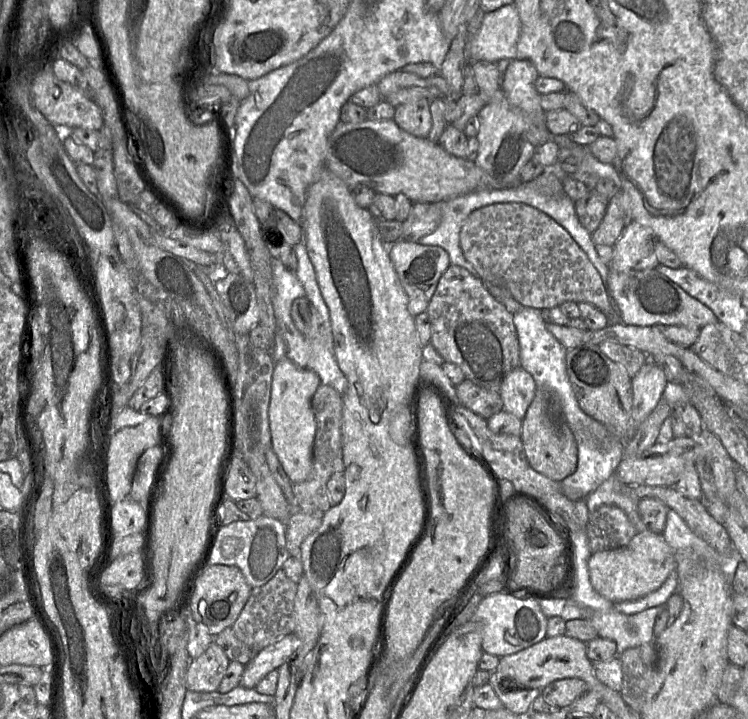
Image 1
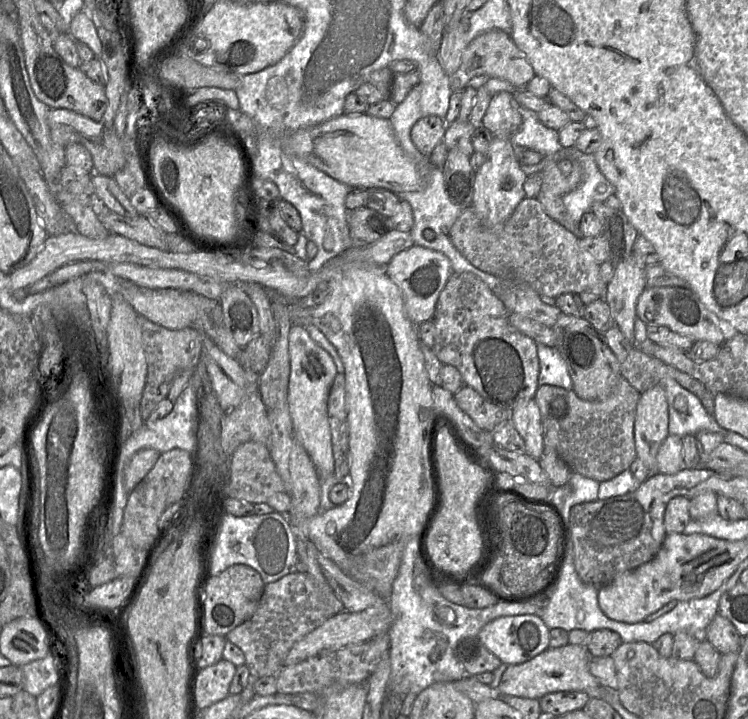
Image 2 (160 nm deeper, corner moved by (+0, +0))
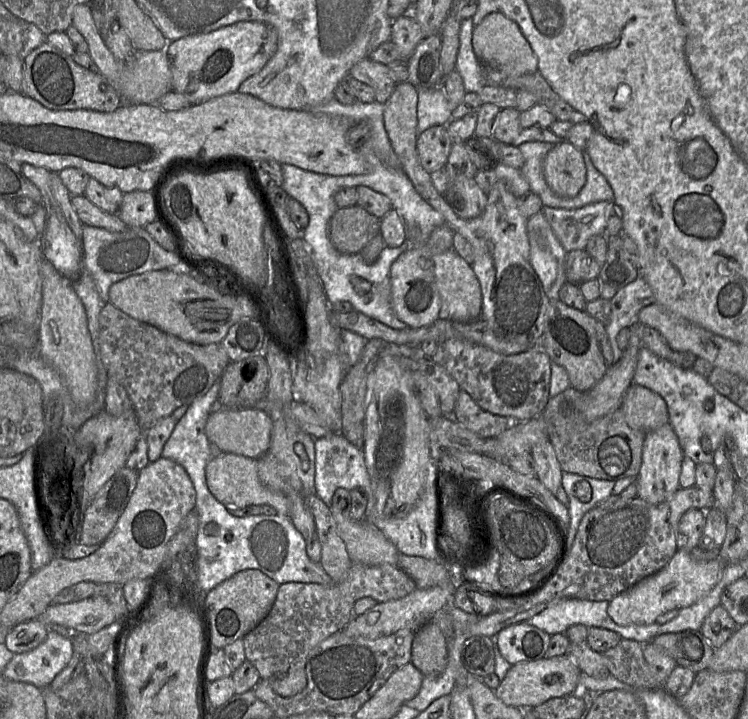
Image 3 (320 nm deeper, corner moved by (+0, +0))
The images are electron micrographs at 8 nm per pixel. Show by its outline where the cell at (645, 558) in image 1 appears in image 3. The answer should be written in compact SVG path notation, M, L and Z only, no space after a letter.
M678 548L663 569L610 600L607 613L620 626L652 624L660 615L691 606L705 597L719 582L726 565L720 558L695 559L691 550Z

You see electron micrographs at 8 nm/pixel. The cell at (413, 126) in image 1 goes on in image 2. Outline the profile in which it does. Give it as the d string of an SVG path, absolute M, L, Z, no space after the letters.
M429 115L421 117L415 122L411 128L411 140L416 146L416 148L425 156L430 156L435 146L443 140L445 135L447 124L445 123L445 118L440 118L436 115Z

